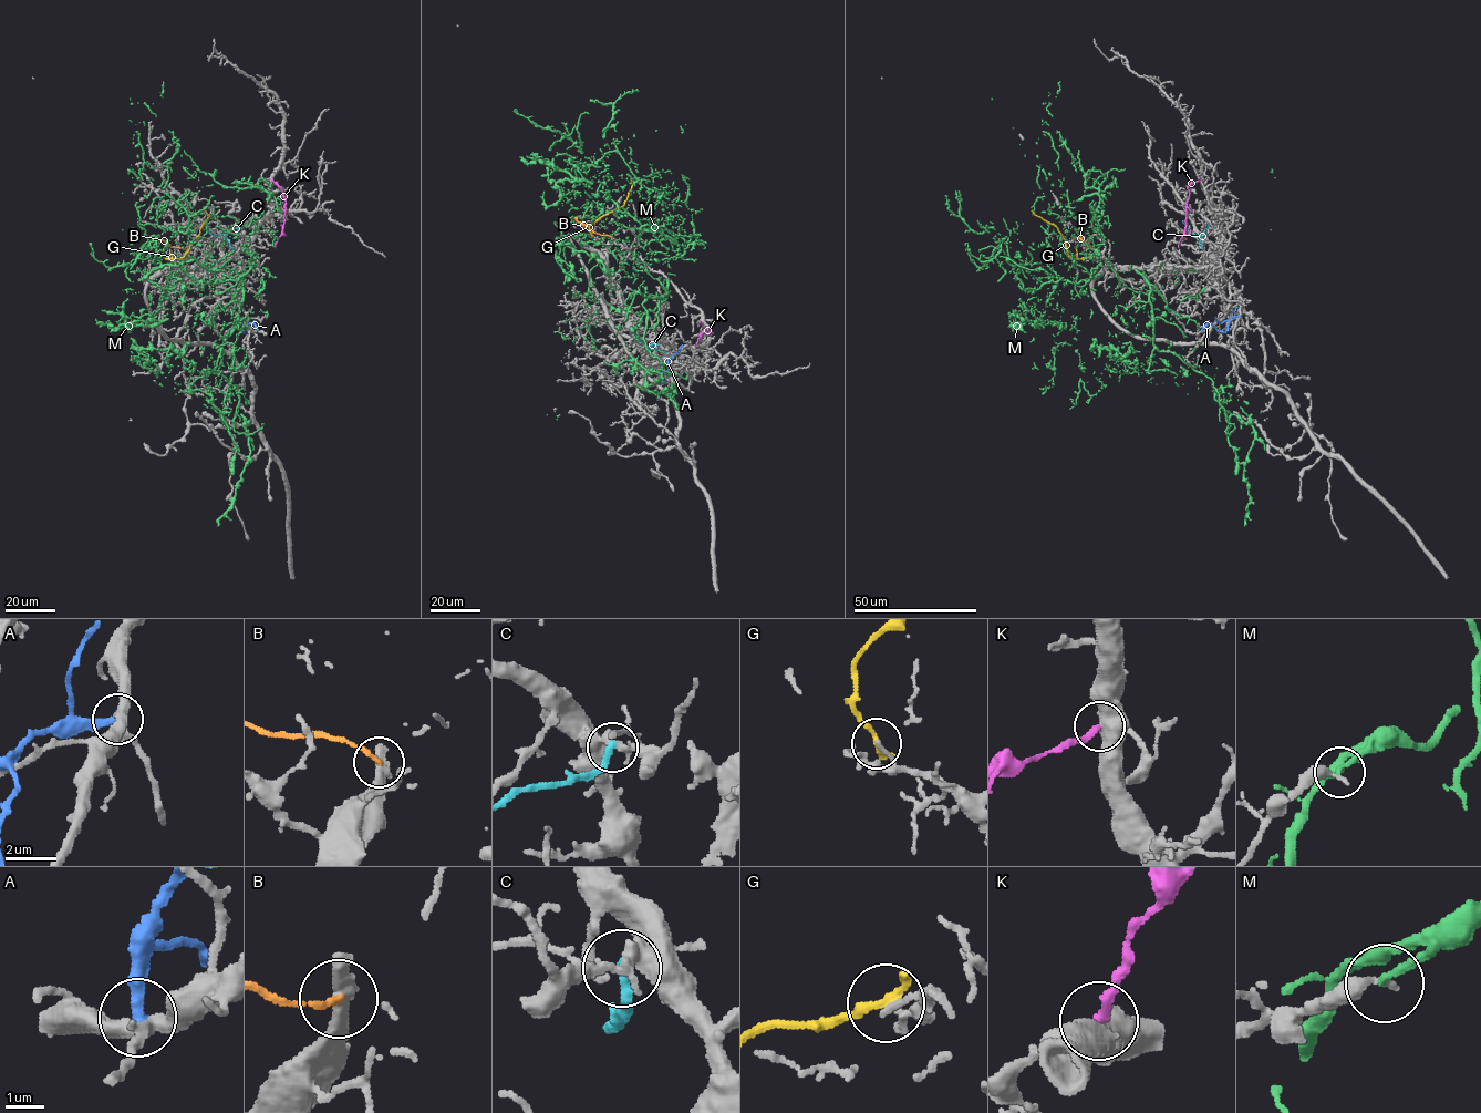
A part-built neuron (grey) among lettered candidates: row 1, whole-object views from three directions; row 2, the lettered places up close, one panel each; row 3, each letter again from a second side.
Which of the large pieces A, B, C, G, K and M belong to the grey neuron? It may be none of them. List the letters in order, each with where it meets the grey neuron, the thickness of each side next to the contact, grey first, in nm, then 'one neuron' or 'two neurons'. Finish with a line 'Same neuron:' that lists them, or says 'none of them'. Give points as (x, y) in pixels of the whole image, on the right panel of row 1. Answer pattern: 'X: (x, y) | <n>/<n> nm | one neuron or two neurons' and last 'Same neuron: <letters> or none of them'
A: (1240, 316) | 320/360 nm | two neurons
B: (1094, 249) | 280/170 nm | two neurons
C: (1208, 224) | 340/260 nm | two neurons
G: (1090, 256) | 160/200 nm | two neurons
K: (1201, 179) | 550/260 nm | two neurons
M: (1169, 310) | 320/170 nm | two neurons
Same neuron: none of them

